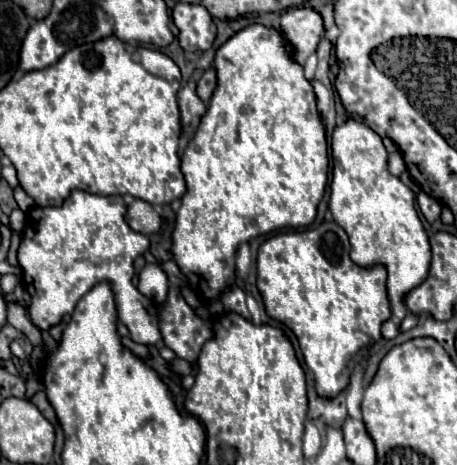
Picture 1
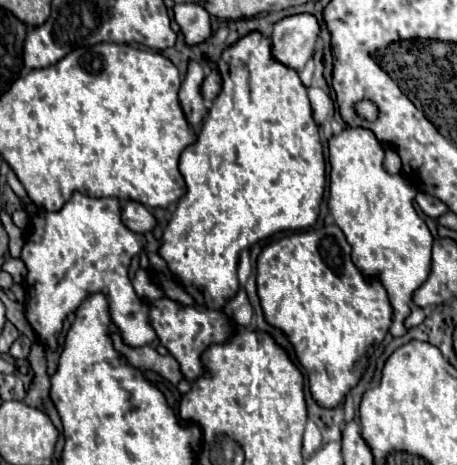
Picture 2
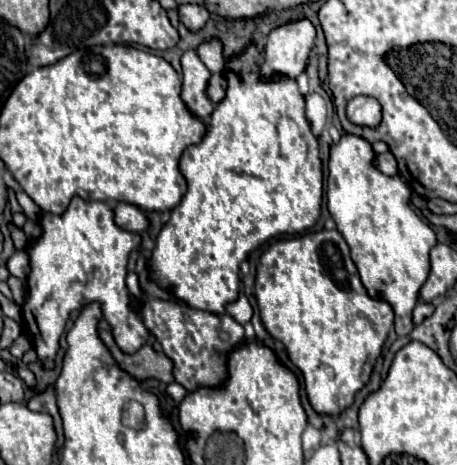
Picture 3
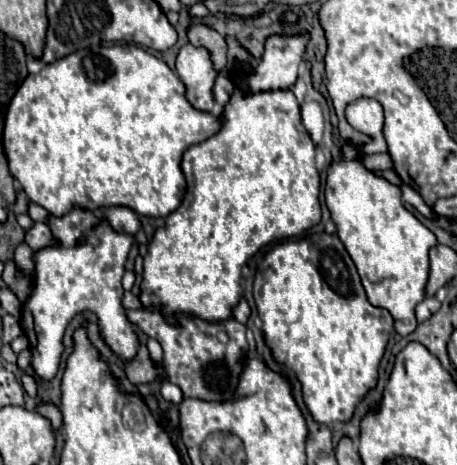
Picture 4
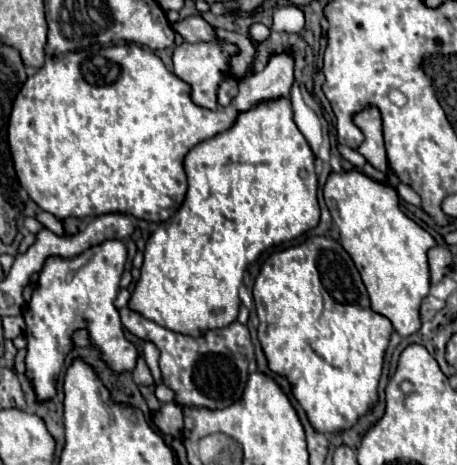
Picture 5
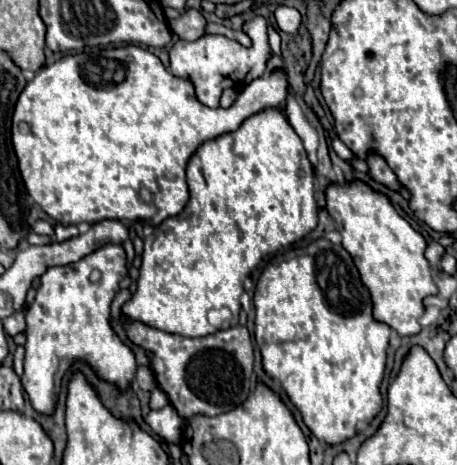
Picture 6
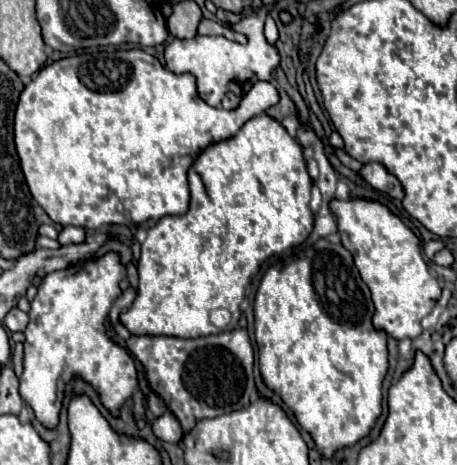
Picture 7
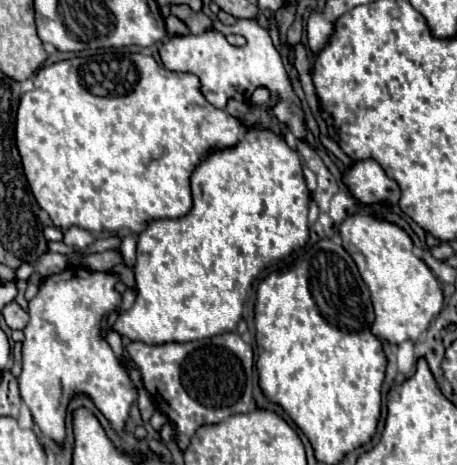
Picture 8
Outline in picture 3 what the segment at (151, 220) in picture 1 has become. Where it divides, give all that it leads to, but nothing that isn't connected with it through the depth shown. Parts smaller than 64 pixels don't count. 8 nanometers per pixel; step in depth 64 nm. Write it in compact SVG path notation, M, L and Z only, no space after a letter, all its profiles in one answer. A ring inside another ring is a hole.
M116 202L116 204L112 204L112 212L114 212L116 224L120 228L124 228L126 232L142 232L148 228L148 220L146 220L144 212L132 204Z

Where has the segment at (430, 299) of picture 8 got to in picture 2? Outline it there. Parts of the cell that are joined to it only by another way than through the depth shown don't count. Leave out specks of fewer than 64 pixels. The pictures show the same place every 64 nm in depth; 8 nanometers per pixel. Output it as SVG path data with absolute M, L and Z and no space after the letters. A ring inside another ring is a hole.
M346 128L338 136L330 140L330 196L328 196L328 208L334 216L338 228L344 232L348 244L352 246L352 262L356 268L364 274L364 278L378 278L380 284L386 288L390 304L394 308L394 318L390 332L392 336L404 336L408 330L404 326L404 320L410 314L412 306L412 294L424 284L424 280L430 274L430 250L432 250L432 234L424 220L414 210L414 196L416 190L402 178L392 176L384 172L382 160L384 150L380 148L380 142L370 130L364 128Z

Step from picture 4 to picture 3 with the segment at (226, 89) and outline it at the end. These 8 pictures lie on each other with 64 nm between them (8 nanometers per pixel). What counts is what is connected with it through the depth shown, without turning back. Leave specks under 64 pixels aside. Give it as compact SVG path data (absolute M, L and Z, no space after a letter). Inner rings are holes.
M212 74L212 78L210 78L210 86L208 86L208 96L210 96L210 100L214 102L214 104L218 104L224 96L226 96L226 78L220 74L220 76L216 76L216 74Z

